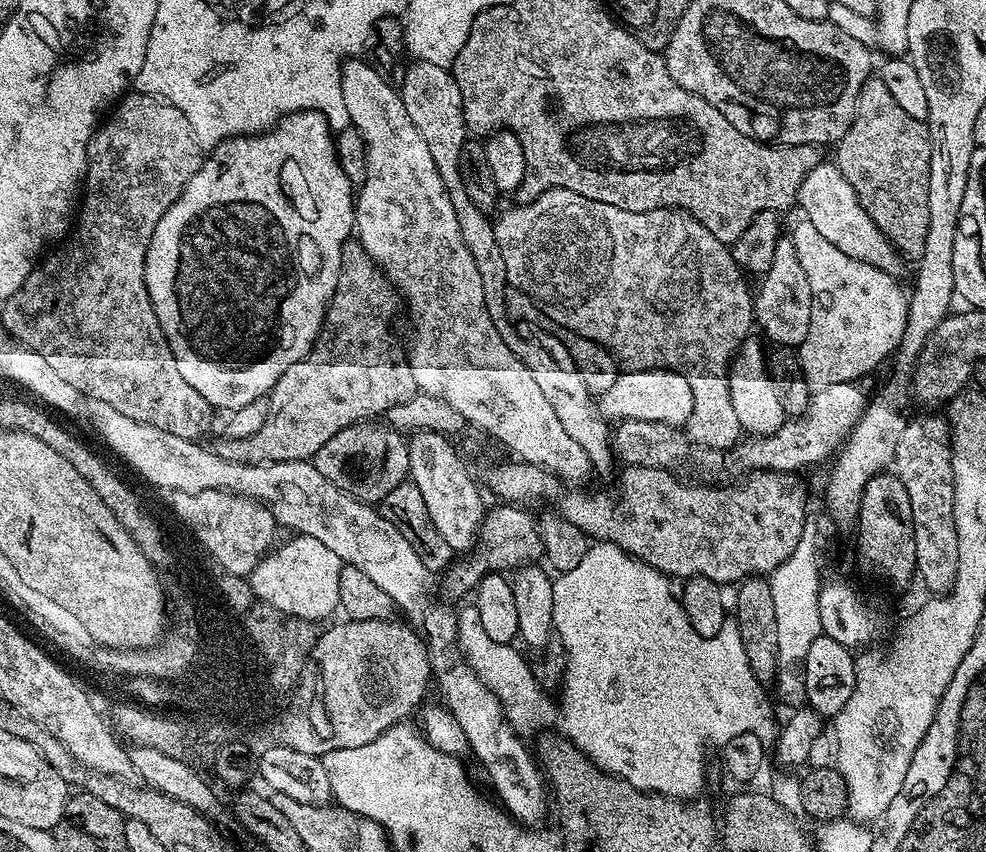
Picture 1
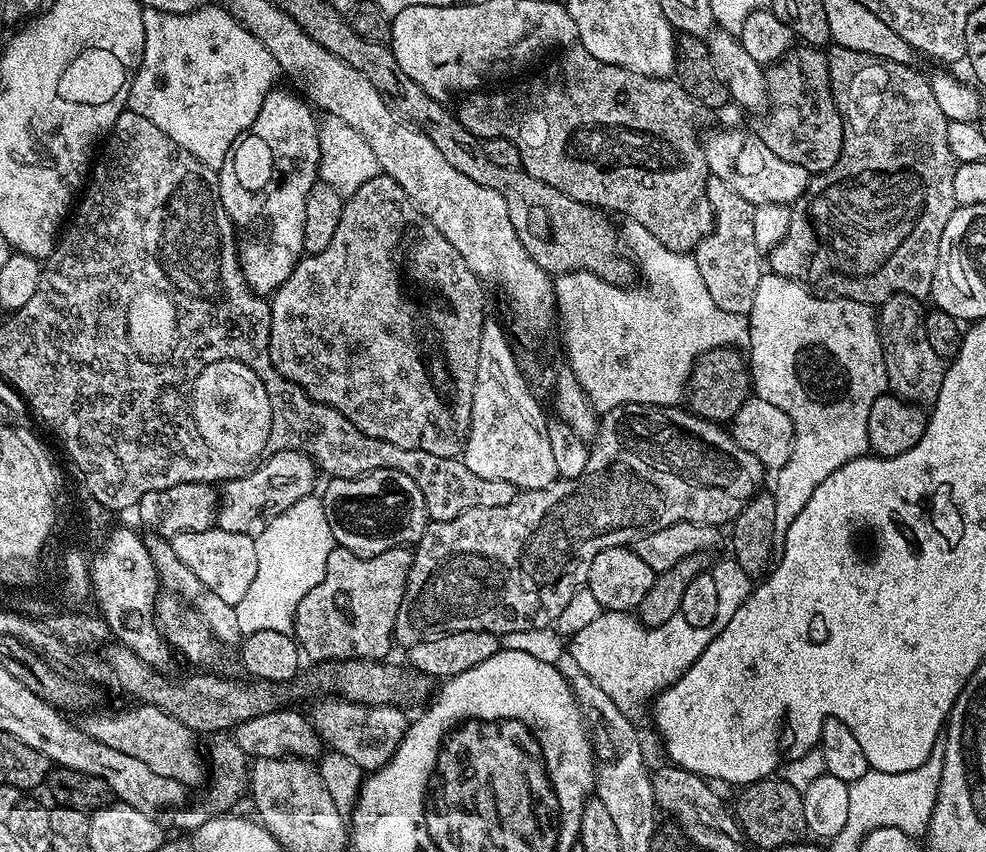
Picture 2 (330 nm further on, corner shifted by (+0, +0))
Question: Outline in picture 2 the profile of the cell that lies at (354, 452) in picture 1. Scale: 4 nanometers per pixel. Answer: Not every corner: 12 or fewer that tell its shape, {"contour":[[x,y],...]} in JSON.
{"contour":[[398,470],[332,478],[333,541],[356,556],[415,546],[430,523]]}

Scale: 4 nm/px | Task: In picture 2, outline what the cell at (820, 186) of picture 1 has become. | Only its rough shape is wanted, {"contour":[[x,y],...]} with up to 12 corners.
{"contour":[[740,128],[703,141],[711,175],[751,204],[792,205],[810,174]]}

